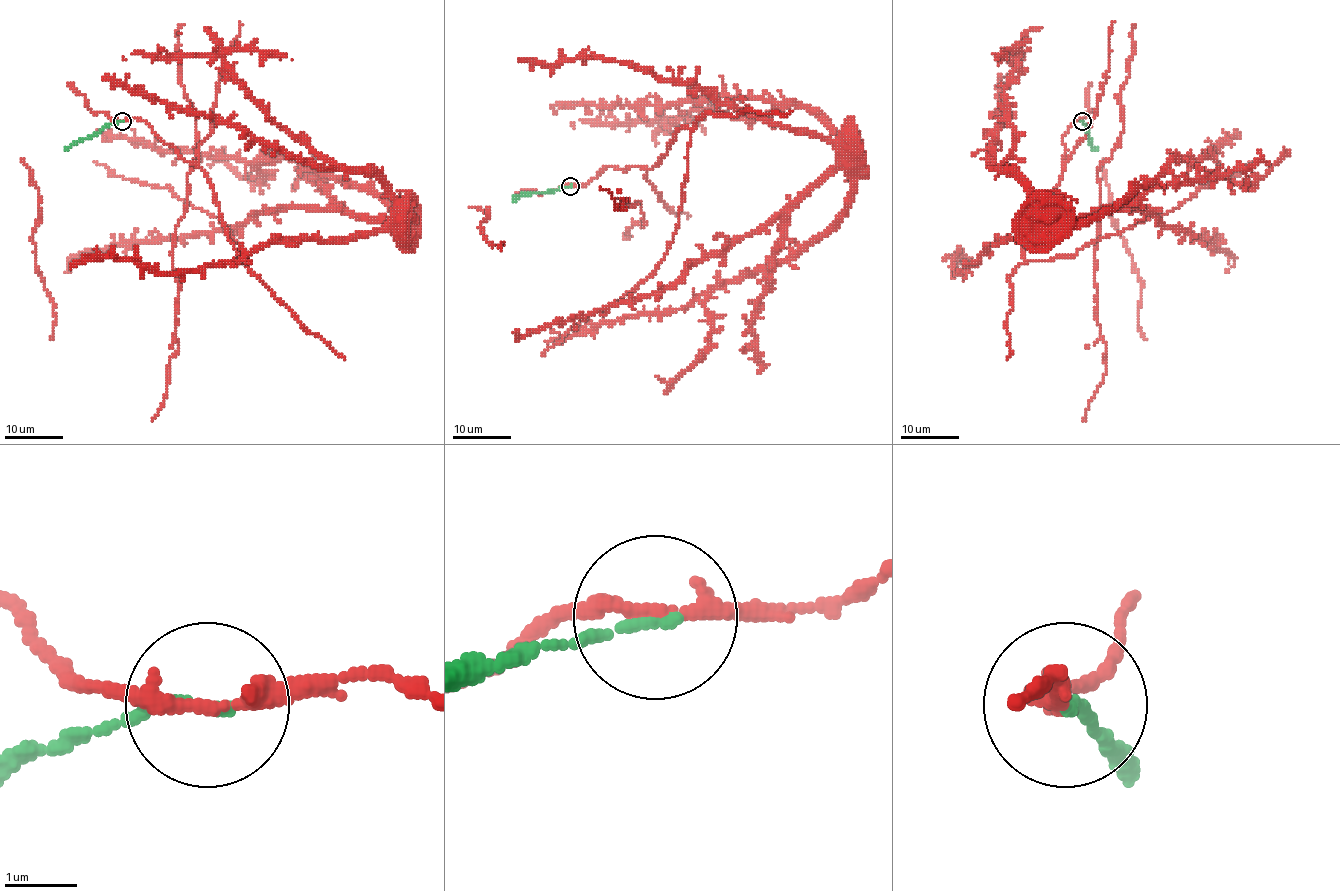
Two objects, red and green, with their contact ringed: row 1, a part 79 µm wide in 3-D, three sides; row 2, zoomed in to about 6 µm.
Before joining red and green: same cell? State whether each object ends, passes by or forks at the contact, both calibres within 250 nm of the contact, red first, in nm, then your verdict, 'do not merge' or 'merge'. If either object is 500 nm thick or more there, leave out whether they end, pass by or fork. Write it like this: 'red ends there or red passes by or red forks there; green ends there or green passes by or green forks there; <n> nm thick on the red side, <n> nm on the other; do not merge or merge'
red passes by; green ends there; 220 nm thick on the red side, 140 nm on the other; do not merge

